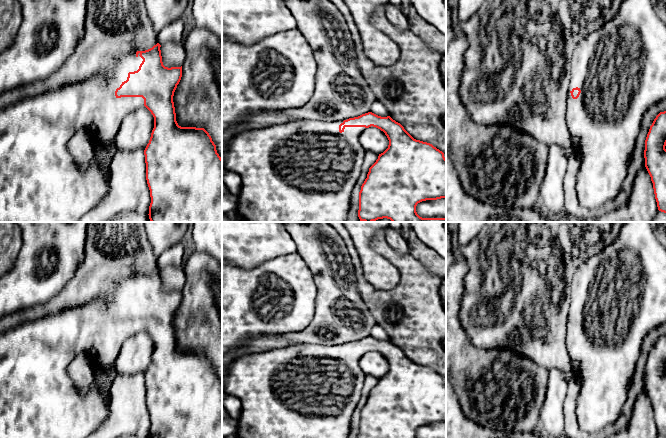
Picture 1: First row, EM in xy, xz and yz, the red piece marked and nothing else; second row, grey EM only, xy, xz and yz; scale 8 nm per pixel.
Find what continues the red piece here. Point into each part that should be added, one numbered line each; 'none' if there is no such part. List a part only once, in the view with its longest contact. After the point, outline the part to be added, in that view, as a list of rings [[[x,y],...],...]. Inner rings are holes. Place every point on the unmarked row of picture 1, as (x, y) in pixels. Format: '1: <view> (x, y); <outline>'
1: xy (38, 399); [[[133,276],[131,278],[116,280],[96,299],[84,306],[70,308],[35,321],[27,321],[0,334],[0,438],[86,438],[108,418],[110,397],[98,386],[94,376],[86,392],[81,393],[75,387],[74,382],[68,374],[68,366],[80,354],[85,354],[90,361],[93,371],[96,370],[103,373],[107,365],[115,363],[125,340],[137,332],[144,331],[144,323],[142,321],[117,322],[115,320],[116,313],[127,304],[128,297],[139,293],[143,285],[139,279],[140,277],[137,279],[136,276]]]

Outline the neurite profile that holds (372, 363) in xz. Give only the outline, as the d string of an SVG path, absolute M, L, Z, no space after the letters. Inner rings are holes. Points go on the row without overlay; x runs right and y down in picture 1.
M369 351L363 354L359 361L361 369L370 376L383 377L389 369L389 364L385 357L376 351Z

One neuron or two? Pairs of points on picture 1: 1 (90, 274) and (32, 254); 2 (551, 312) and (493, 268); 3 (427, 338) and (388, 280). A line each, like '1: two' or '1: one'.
1: two
2: one
3: one

